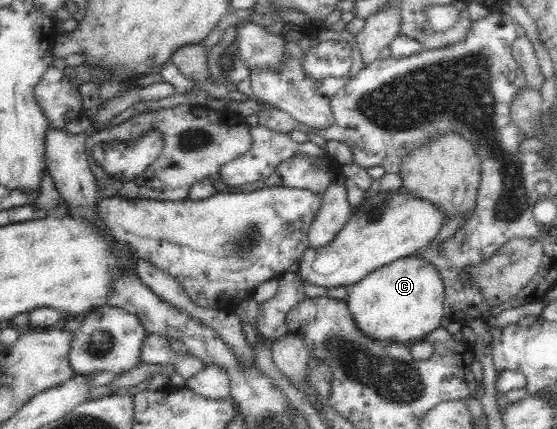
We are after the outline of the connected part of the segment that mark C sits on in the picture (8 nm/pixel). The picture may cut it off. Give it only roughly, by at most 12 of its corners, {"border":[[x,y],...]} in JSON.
{"border":[[417,253],[350,287],[368,337],[418,342],[440,326],[445,285]]}

